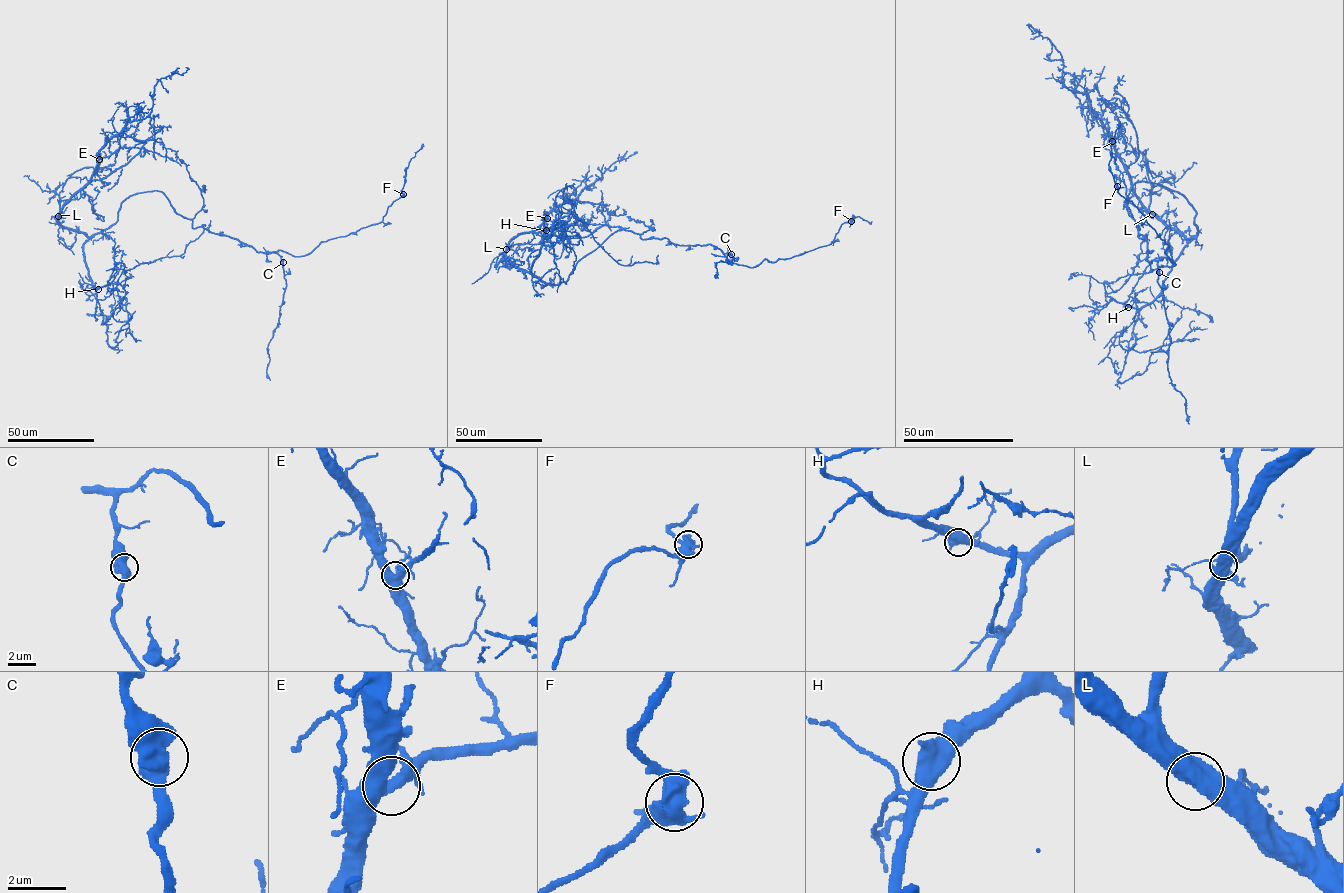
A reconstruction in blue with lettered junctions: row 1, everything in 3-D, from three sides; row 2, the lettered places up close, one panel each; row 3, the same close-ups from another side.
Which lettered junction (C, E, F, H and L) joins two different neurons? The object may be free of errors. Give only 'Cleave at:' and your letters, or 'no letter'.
Cleave at: no letter

